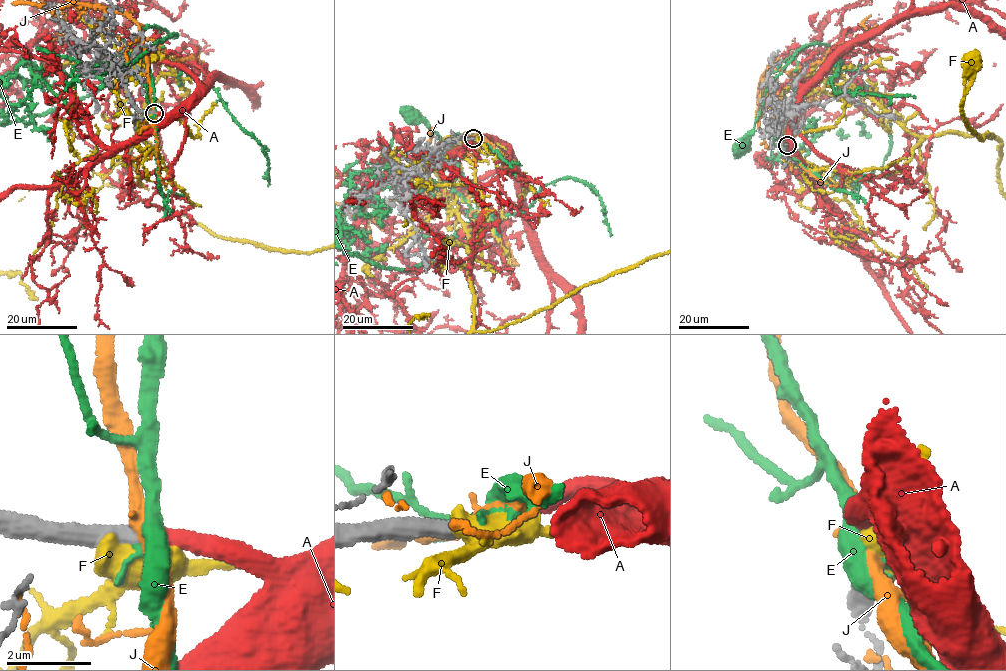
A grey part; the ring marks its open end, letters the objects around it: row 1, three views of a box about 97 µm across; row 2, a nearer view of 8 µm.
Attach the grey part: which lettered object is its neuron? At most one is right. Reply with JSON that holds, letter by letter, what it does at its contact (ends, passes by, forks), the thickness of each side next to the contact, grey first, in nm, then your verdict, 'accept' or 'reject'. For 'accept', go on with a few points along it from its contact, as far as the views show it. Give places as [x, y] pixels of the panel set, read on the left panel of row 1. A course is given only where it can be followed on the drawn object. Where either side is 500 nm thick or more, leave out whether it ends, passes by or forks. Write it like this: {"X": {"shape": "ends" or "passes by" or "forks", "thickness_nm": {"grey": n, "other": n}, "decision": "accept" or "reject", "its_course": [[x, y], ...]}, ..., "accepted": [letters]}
{"A": {"shape": "ends", "thickness_nm": {"grey": 480, "other": 400}, "decision": "accept"}, "E": {"thickness_nm": {"grey": 500, "other": 360}, "decision": "reject"}, "F": {"thickness_nm": {"grey": 600, "other": 650}, "decision": "reject"}, "J": {"thickness_nm": {"grey": 550, "other": 300}, "decision": "reject"}, "accepted": ["A"]}

